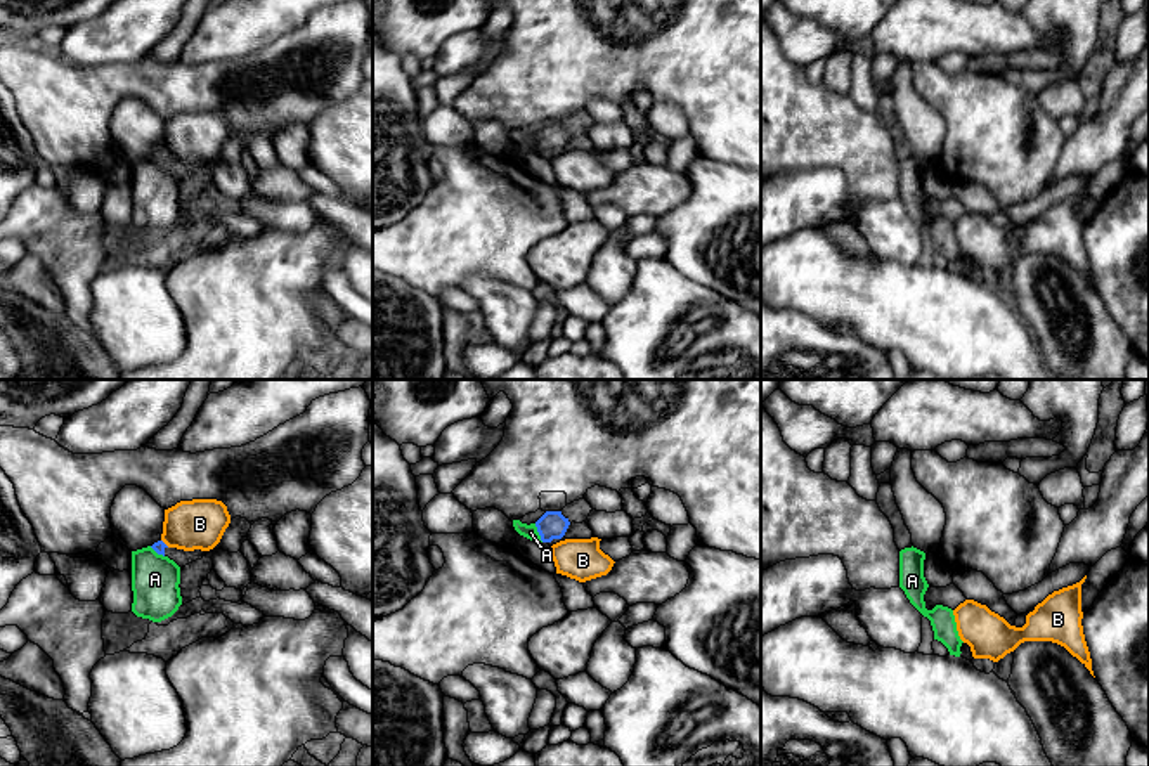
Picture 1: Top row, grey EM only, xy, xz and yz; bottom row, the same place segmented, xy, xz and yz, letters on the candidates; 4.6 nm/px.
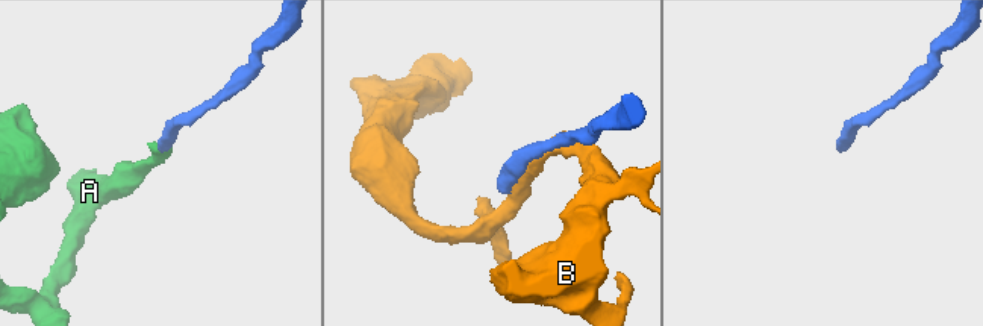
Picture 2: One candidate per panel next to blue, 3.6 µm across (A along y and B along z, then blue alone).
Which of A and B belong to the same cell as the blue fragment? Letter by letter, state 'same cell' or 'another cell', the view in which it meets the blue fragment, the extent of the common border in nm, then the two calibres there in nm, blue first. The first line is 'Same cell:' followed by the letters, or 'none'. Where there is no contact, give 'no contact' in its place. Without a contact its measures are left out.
Same cell: A
A: same cell | xz | 100 nm | 130/70 nm
B: another cell | xy | 50 nm | 50/240 nm

